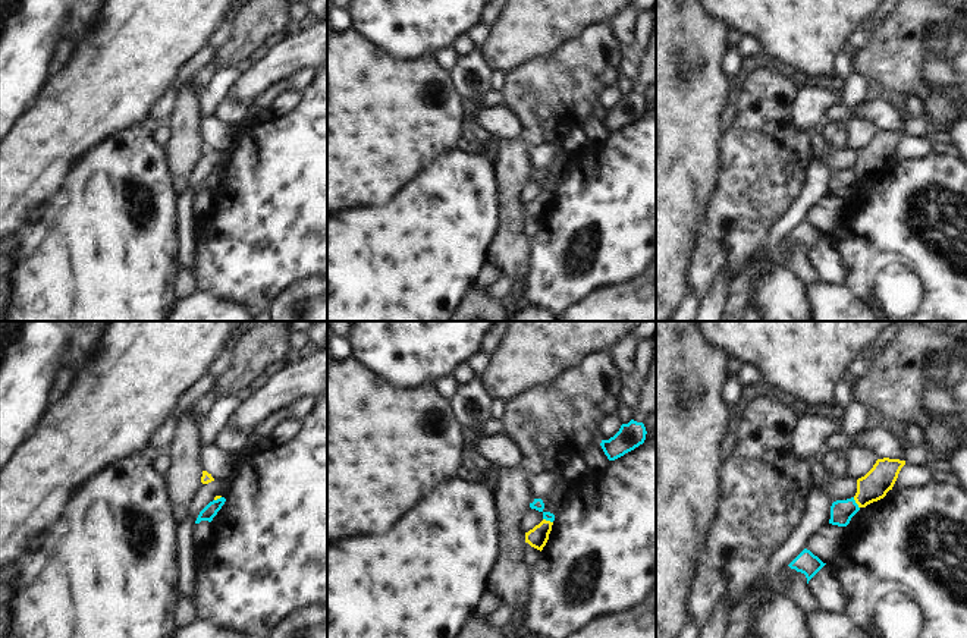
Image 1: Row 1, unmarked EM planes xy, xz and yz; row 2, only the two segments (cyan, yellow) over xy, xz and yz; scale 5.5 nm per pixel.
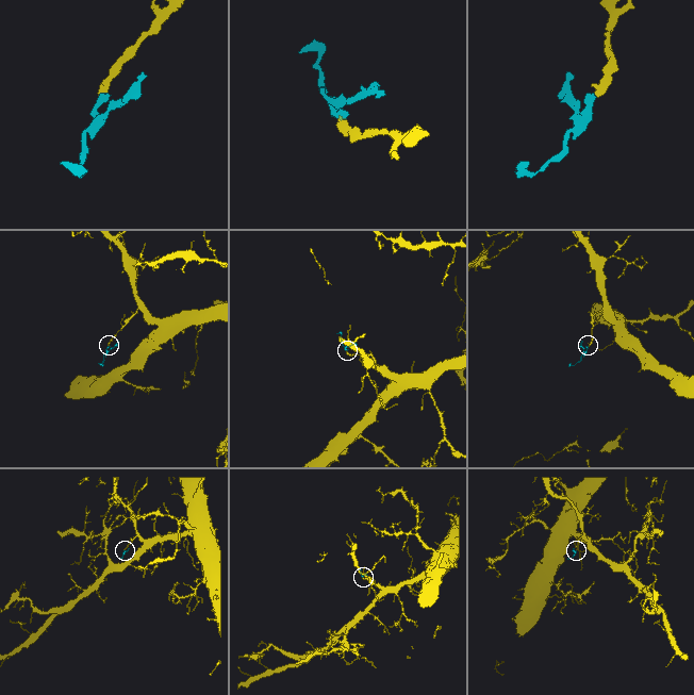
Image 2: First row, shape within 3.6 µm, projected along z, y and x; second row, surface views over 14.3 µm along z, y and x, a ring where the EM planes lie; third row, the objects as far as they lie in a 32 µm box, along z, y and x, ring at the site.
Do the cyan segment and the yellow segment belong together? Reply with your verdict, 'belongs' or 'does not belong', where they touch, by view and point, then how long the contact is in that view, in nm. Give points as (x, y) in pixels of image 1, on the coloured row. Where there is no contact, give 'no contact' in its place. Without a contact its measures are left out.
does not belong; contact yz (856, 503); length 70 nm

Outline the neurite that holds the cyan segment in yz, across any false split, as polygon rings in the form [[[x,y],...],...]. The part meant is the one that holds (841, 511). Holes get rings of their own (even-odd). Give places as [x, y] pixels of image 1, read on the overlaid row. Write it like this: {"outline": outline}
{"outline": [[[854,497],[847,500],[836,500],[831,506],[831,519],[829,524],[838,527],[847,527],[851,518],[860,510]]]}

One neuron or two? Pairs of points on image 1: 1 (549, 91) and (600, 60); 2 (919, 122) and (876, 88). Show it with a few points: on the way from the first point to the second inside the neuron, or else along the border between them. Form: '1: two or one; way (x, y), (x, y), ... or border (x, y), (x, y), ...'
1: one; way (562, 87), (587, 63)
2: one; way (907, 116), (888, 96)

